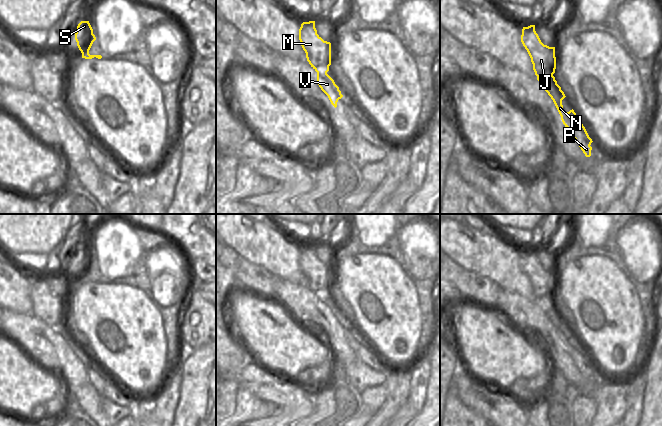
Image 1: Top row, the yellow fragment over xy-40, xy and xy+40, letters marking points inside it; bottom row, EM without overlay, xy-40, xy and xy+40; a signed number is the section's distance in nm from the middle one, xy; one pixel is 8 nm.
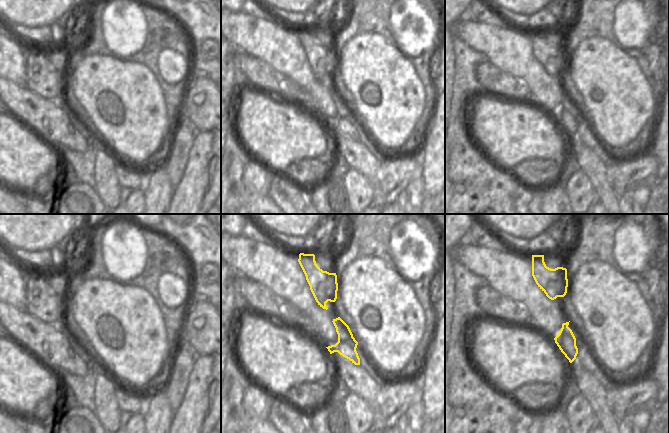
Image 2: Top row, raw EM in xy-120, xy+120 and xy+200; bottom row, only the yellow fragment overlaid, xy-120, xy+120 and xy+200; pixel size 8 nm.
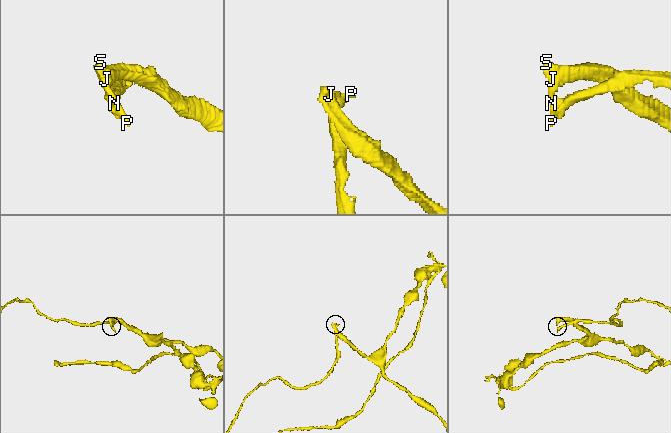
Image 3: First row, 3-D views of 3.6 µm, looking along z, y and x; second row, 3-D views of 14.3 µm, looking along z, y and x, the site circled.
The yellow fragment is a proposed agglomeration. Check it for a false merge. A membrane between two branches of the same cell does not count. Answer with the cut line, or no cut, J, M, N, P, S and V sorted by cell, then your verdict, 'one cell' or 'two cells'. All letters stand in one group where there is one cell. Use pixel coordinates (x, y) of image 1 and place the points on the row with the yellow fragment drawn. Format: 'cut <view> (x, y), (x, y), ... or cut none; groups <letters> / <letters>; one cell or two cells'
cut xy+40 (547, 92), (553, 91), (557, 95), (564, 95); groups J M S V / N P; two cells

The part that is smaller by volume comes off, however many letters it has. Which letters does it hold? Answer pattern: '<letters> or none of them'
N, P

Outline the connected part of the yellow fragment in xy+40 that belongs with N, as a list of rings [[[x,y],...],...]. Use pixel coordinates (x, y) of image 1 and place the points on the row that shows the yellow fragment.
[[[550,91],[548,92],[548,95],[553,100],[560,116],[563,124],[565,127],[569,130],[583,153],[586,157],[591,156],[591,150],[592,147],[590,146],[593,142],[592,139],[589,137],[585,127],[581,123],[581,121],[578,119],[576,113],[574,110],[570,110],[569,112],[565,112],[563,110],[562,100],[566,97],[563,96],[557,96],[554,92]]]

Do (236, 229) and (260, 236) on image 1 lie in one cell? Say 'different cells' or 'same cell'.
same cell

